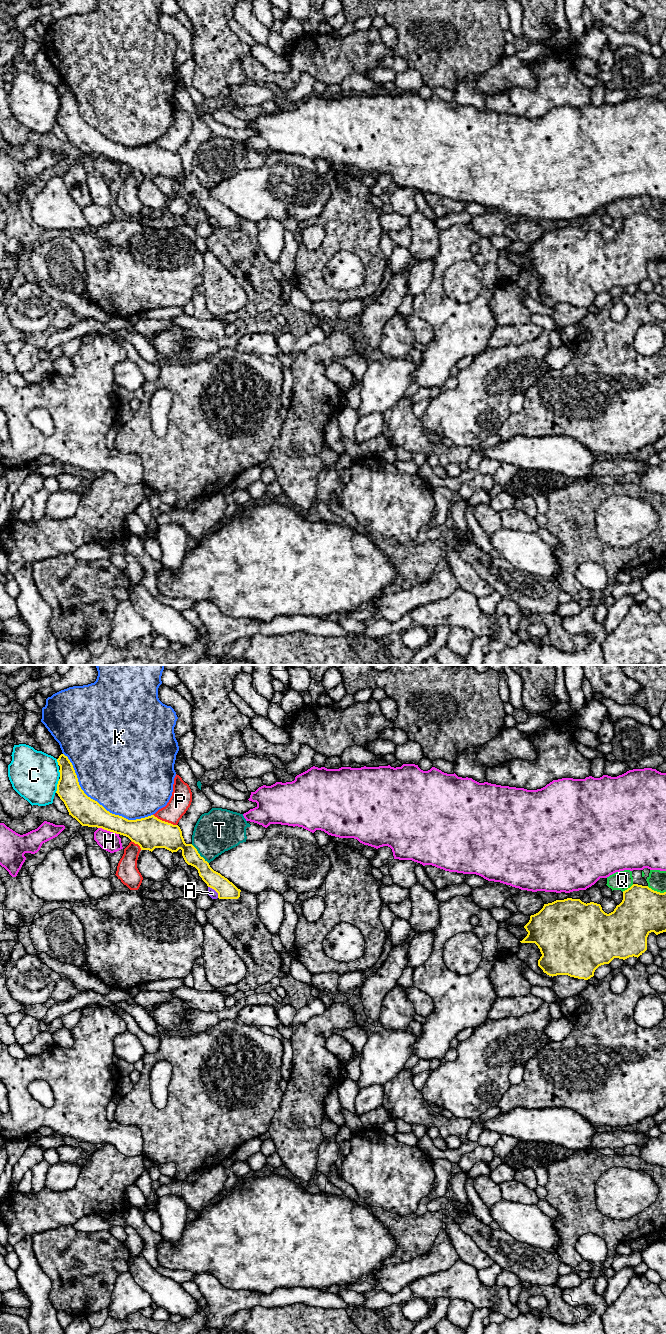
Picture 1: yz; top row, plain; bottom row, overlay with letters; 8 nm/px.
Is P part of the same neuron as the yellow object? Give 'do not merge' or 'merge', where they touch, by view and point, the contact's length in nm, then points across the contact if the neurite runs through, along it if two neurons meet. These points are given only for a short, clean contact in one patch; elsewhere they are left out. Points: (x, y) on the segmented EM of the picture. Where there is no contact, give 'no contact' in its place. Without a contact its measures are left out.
do not merge | yz (164, 821) | 220 nm | along yz (153, 814), (162, 820), (176, 825)

